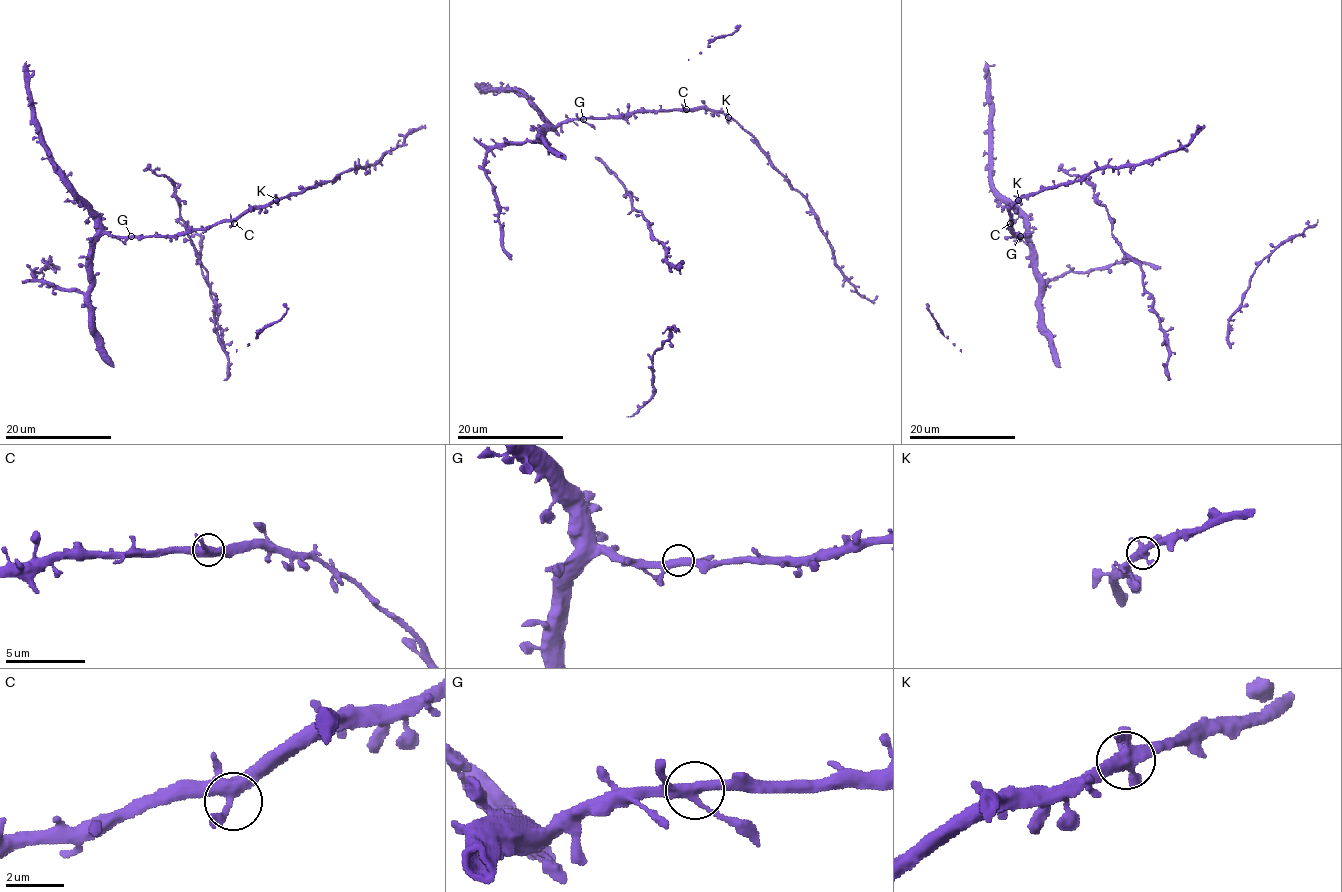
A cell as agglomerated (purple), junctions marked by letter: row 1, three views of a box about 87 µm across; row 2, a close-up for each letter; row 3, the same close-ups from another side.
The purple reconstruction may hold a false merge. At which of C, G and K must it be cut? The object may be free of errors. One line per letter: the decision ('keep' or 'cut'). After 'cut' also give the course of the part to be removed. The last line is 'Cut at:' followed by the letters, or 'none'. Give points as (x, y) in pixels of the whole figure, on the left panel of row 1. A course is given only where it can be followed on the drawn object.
C: keep
G: keep
K: keep
Cut at: none

